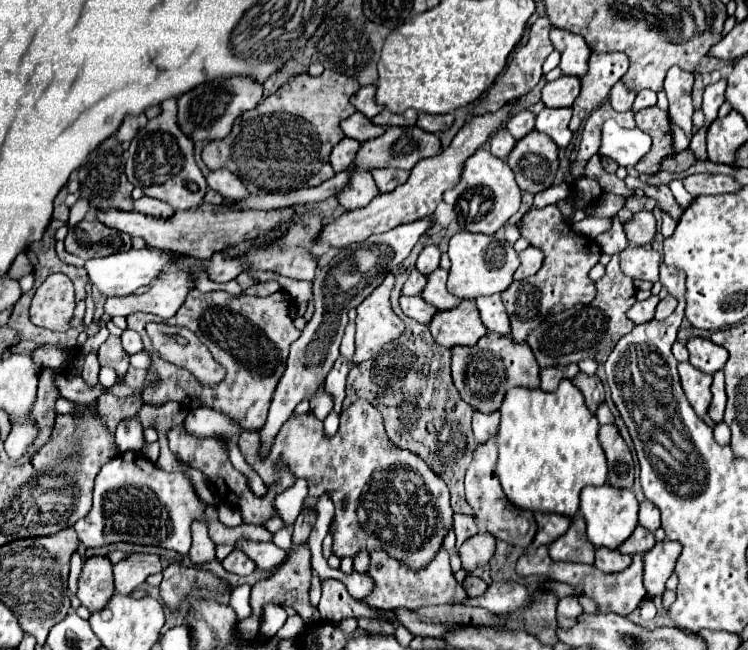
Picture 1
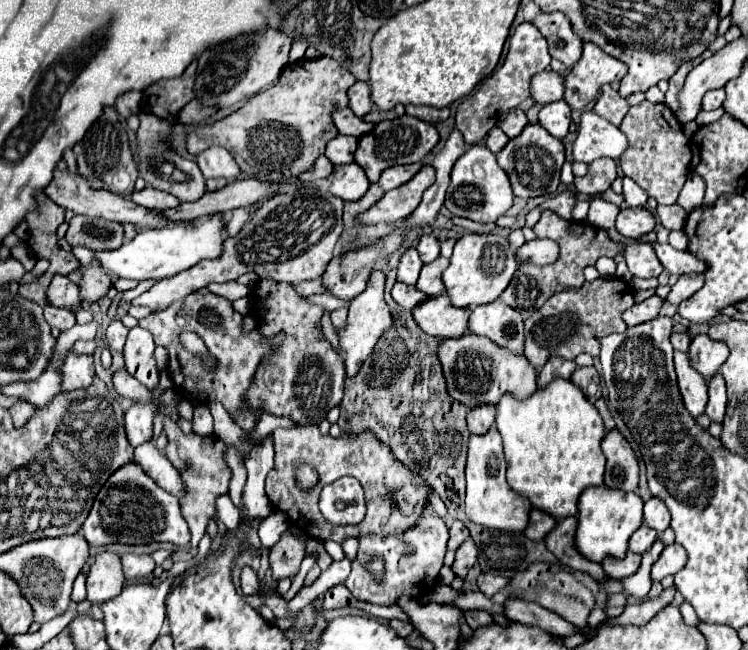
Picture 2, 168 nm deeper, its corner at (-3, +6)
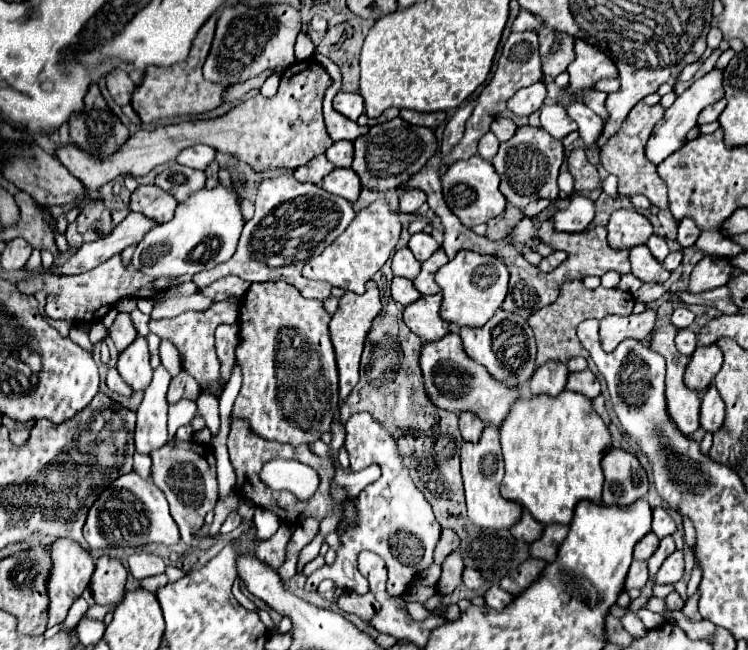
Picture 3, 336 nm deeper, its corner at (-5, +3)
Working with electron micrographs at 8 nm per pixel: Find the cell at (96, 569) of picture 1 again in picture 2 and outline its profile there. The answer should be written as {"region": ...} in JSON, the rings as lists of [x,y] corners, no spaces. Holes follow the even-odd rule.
{"region":[[[99,553],[87,575],[87,599],[95,605],[121,593],[125,583],[121,559],[115,553]]]}

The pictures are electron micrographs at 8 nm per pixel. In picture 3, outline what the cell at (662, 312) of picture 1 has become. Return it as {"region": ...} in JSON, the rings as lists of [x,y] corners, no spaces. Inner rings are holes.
{"region":[[[705,256],[703,260],[697,262],[697,266],[691,272],[689,284],[687,284],[687,292],[691,294],[699,294],[699,292],[707,292],[719,286],[725,286],[731,274],[731,264],[727,258],[713,258],[713,256]]]}

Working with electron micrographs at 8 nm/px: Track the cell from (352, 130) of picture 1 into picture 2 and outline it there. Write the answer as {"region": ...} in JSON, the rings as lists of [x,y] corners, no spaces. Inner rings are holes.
{"region":[[[349,107],[333,111],[333,123],[341,135],[353,135],[353,137],[361,137],[373,129],[373,123],[365,123],[363,119],[355,117]]]}

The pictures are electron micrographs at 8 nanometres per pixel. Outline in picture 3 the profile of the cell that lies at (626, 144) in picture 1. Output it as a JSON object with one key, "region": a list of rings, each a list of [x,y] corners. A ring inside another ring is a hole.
{"region":[[[583,102],[569,104],[567,112],[579,124],[579,134],[581,134],[585,146],[595,148],[597,140],[601,138],[601,132],[603,132],[603,118],[597,118],[597,114],[593,114],[593,110],[589,110]]]}

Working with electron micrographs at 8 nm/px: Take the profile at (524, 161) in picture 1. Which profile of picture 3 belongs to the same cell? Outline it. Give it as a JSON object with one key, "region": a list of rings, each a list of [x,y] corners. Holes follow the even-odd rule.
{"region":[[[529,124],[521,126],[511,140],[501,142],[497,156],[493,158],[493,166],[501,176],[499,188],[507,198],[507,202],[517,208],[525,208],[529,202],[535,202],[541,198],[555,202],[559,198],[557,176],[563,164],[563,156],[565,152],[559,140],[555,140],[549,132],[541,128],[533,128]]]}

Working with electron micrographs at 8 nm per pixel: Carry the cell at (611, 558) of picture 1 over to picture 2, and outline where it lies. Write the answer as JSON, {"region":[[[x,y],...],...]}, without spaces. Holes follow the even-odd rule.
{"region":[[[629,551],[625,559],[607,559],[603,563],[603,569],[605,569],[605,573],[611,579],[619,579],[621,581],[621,579],[633,575],[639,569],[639,563],[641,563],[641,555]]]}

